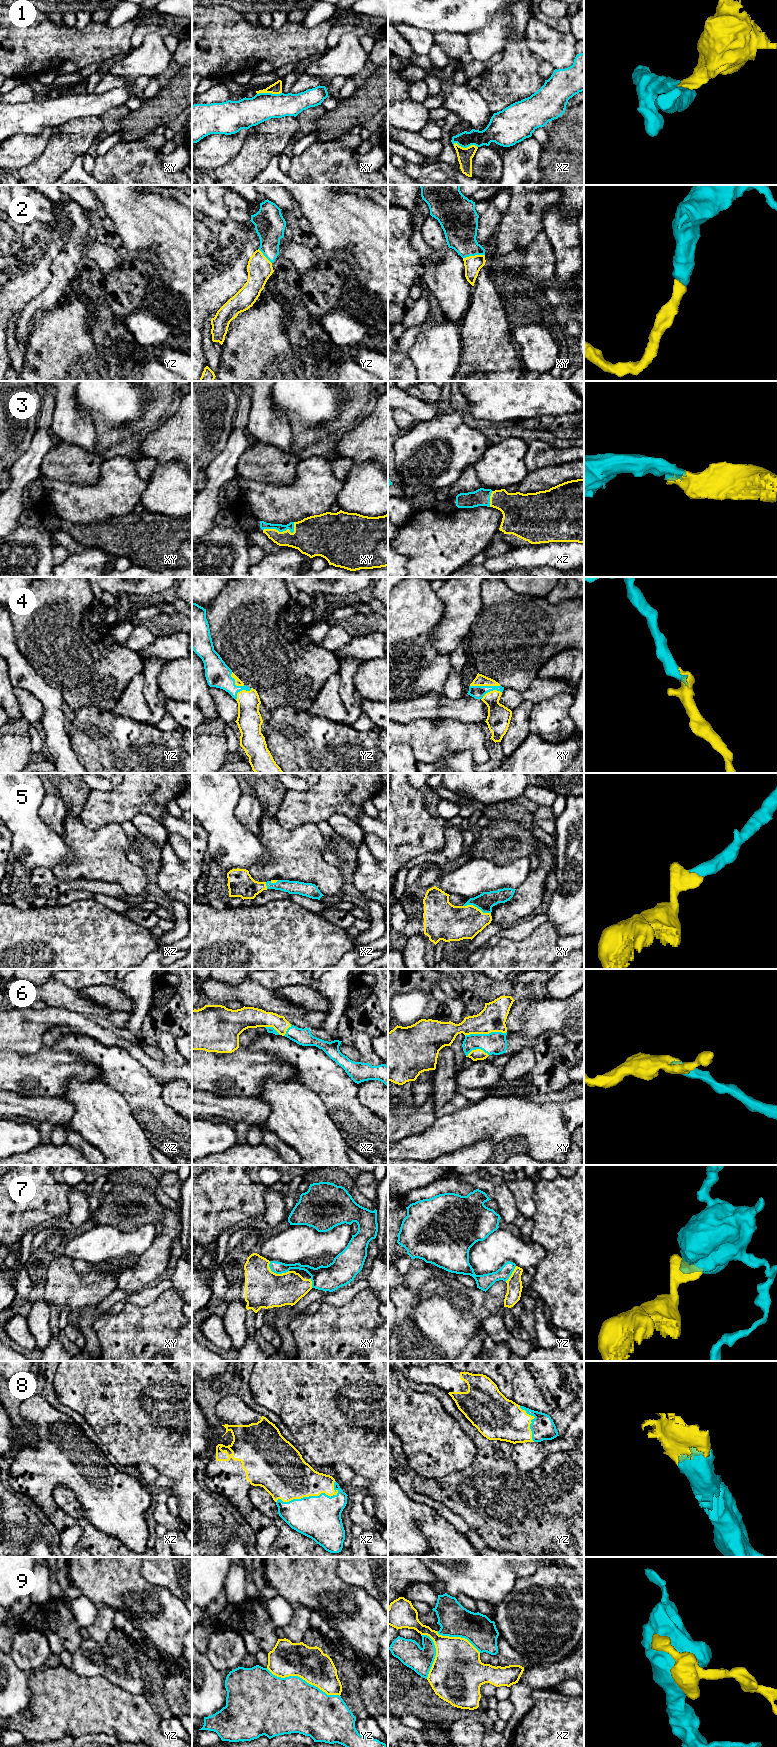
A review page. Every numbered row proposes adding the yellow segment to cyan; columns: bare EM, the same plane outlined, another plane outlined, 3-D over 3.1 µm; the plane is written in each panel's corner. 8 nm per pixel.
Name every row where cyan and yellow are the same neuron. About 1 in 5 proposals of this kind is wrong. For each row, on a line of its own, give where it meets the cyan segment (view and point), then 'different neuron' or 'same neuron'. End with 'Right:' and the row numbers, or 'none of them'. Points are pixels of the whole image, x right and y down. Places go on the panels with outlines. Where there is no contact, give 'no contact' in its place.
1: meets cyan in xz at (465, 147); different neuron
2: meets cyan in xy at (473, 255); same neuron
3: meets cyan in xy at (282, 531); same neuron
4: meets cyan in xy at (485, 686); same neuron
5: meets cyan in xy at (477, 907); same neuron
6: meets cyan in xy at (485, 1034); same neuron
7: meets cyan in xy at (275, 1272); different neuron
8: meets cyan in xz at (307, 1497); same neuron
9: meets cyan in yz at (302, 1679); different neuron
Right: 2, 3, 4, 5, 6, 8

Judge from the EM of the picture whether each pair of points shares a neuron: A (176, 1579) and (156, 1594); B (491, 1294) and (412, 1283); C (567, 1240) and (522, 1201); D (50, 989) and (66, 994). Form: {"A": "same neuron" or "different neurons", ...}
{"A": "different neurons", "B": "different neurons", "C": "different neurons", "D": "same neuron"}

